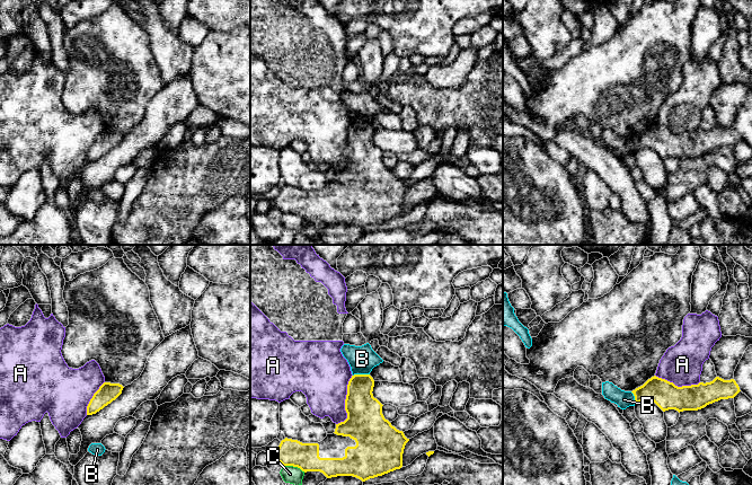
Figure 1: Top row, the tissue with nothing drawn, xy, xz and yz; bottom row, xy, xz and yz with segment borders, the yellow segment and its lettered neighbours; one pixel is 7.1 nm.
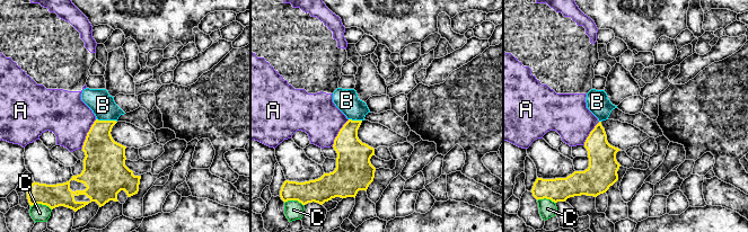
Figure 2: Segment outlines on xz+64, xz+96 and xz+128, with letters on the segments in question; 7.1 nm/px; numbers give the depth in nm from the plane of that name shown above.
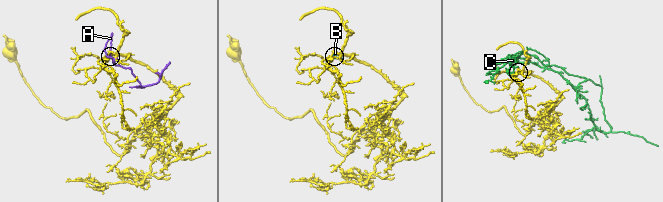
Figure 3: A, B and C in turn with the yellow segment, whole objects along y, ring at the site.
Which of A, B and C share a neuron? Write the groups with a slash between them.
A / B / C

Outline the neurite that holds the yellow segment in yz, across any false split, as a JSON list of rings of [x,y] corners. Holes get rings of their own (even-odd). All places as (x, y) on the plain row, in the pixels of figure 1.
[[[656,123],[632,139],[625,139],[612,130],[602,130],[602,142],[621,157],[644,148],[654,149],[663,159],[675,157],[698,158],[720,147],[734,146],[740,140],[734,126],[716,124],[710,130],[678,134],[673,130]]]

